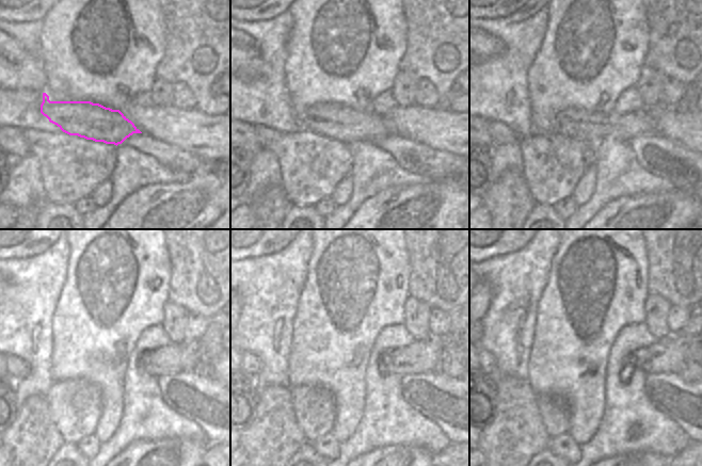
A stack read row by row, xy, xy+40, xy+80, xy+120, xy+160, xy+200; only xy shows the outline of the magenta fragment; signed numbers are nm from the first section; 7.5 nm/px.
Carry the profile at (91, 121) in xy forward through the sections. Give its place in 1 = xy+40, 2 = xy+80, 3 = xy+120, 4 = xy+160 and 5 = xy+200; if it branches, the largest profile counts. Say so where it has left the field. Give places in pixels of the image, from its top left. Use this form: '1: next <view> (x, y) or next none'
1: next xy+40 (334, 121)
2: next xy+80 (577, 123)
3: next xy+120 (173, 358)
4: next xy+160 (420, 356)
5: next xy+200 (666, 355)

